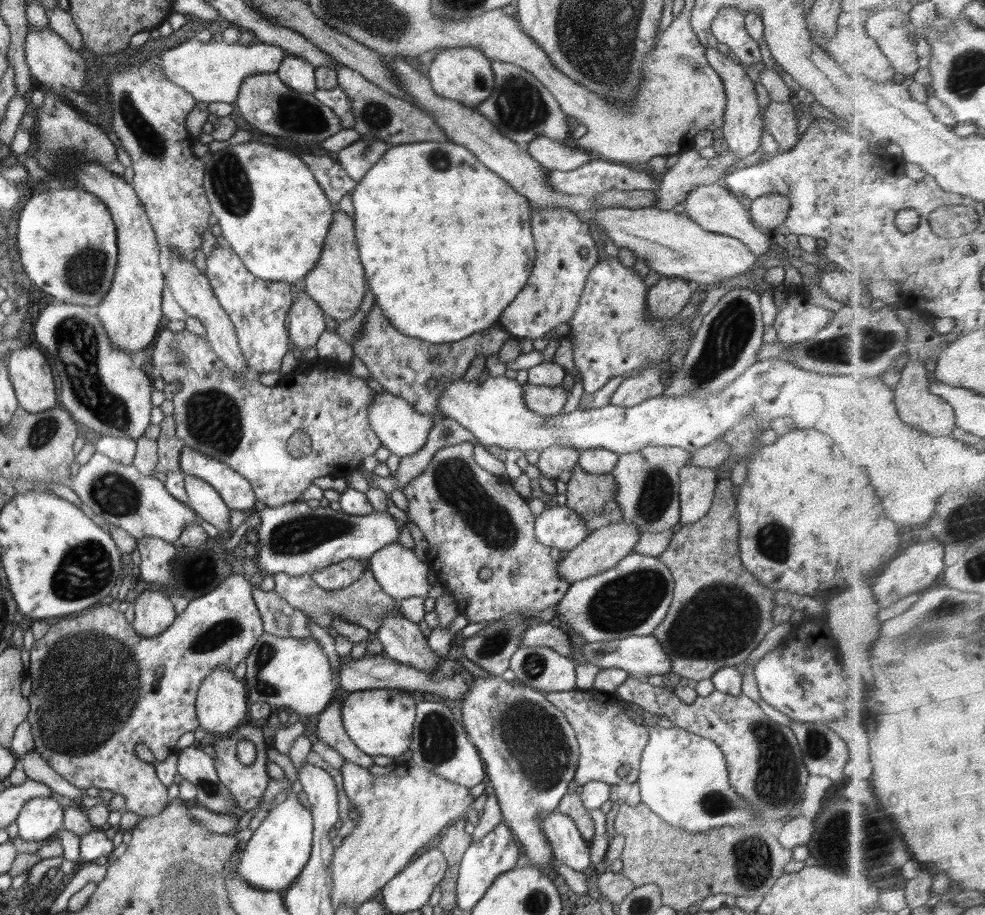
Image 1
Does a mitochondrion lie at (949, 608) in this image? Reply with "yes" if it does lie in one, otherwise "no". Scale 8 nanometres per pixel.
yes

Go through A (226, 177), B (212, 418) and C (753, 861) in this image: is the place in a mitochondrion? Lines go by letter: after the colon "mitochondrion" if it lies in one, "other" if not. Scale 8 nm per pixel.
A: mitochondrion
B: mitochondrion
C: mitochondrion

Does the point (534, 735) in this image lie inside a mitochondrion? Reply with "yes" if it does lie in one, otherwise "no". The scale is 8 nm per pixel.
yes

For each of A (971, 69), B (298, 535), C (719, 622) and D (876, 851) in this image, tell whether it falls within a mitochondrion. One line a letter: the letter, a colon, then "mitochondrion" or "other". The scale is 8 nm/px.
A: mitochondrion
B: mitochondrion
C: mitochondrion
D: other

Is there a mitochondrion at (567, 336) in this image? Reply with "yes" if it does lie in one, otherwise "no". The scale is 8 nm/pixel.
no

